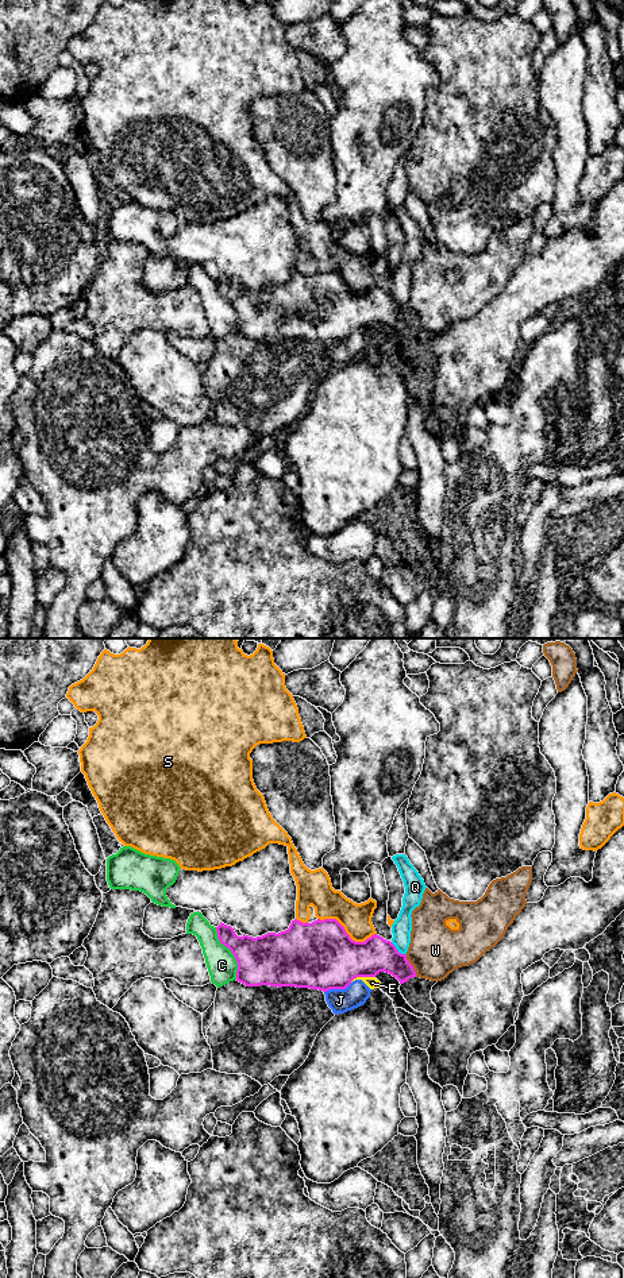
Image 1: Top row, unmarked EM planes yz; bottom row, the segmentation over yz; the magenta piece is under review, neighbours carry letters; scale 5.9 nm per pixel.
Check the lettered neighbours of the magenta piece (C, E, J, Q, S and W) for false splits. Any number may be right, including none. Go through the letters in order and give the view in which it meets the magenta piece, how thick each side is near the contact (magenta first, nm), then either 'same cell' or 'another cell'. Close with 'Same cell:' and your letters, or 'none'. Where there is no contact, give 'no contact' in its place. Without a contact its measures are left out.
C: yz | 300/180 nm | another cell
E: yz | 380/70 nm | another cell
J: yz | 400/140 nm | another cell
Q: yz | 220/120 nm | another cell
S: yz | 400/180 nm | another cell
W: yz | 220/320 nm | another cell
Same cell: none

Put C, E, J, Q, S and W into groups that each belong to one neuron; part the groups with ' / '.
C / E J / Q / S / W

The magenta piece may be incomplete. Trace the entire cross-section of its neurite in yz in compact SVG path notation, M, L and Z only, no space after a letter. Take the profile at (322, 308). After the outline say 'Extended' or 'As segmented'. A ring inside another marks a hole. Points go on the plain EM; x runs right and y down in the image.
M336 271L303 275L292 273L288 282L267 285L262 289L238 289L231 278L220 274L216 279L222 297L228 300L238 314L236 333L246 339L296 339L327 344L346 341L357 329L375 329L385 324L396 329L400 336L416 329L413 318L396 298L374 286L365 294L355 294Z. As segmented

